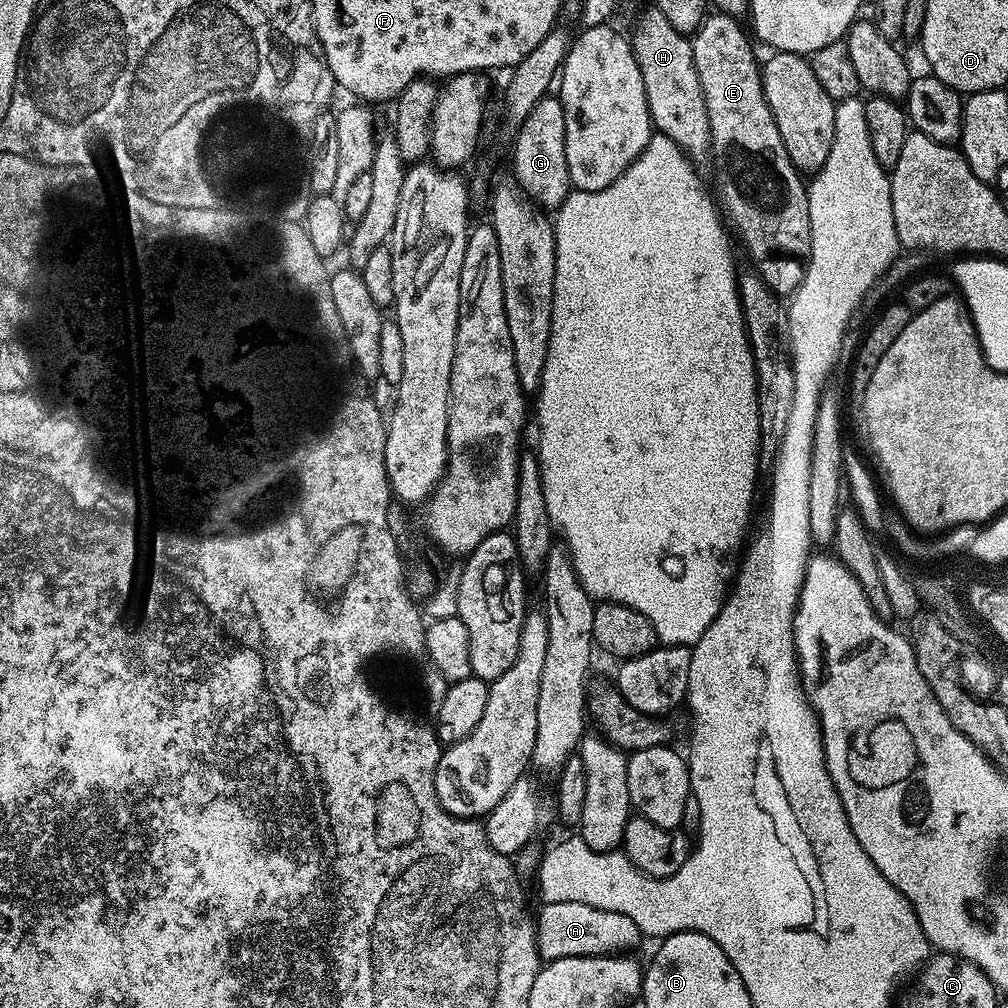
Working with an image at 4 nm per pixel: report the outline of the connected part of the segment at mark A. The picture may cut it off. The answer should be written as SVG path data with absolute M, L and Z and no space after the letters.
M554 902L541 907L540 917L535 917L536 945L541 961L551 962L579 956L610 956L624 954L642 940L642 934L626 914L614 910L594 910L582 902Z

